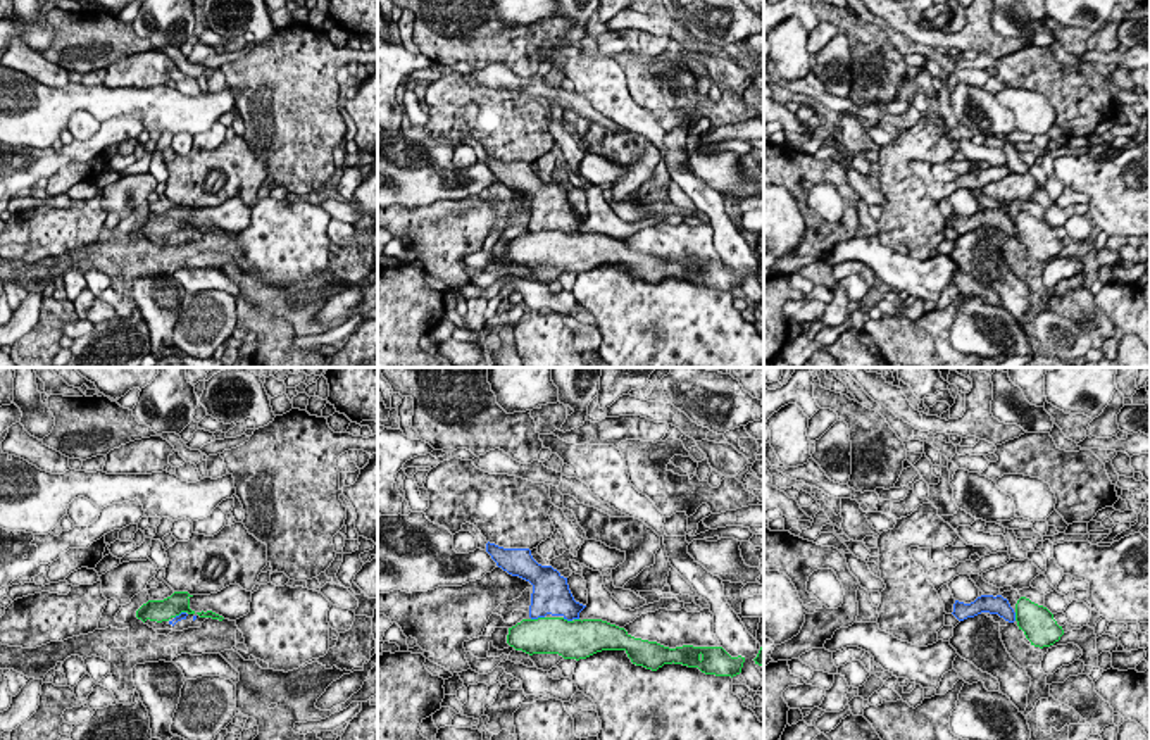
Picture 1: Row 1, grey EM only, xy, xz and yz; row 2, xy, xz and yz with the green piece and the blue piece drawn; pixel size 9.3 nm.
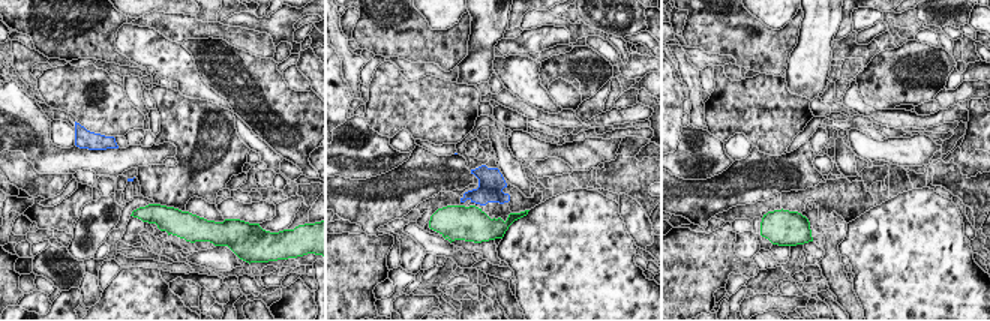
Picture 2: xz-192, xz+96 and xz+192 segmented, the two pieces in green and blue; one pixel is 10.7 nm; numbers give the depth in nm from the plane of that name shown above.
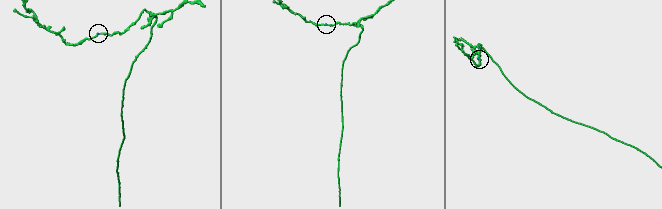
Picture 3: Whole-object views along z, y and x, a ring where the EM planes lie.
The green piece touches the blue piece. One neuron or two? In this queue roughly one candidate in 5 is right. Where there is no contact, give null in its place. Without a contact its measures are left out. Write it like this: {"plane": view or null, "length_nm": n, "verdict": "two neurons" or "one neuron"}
{"plane": "xz", "length_nm": 130, "verdict": "two neurons"}

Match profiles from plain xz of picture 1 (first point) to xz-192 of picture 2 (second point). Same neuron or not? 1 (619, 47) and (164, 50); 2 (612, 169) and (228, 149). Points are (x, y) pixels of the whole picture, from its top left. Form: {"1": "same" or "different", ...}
{"1": "different", "2": "different"}

